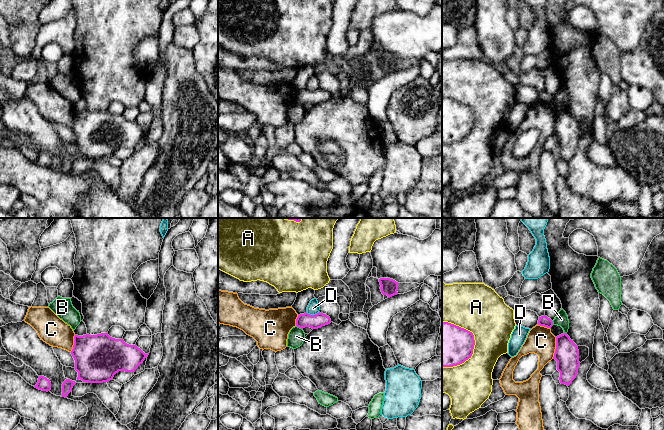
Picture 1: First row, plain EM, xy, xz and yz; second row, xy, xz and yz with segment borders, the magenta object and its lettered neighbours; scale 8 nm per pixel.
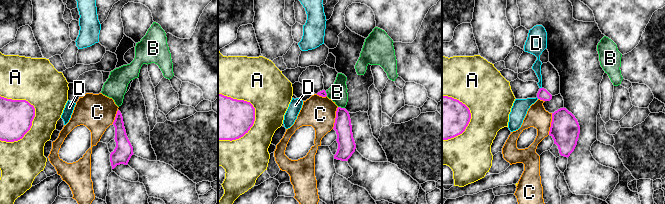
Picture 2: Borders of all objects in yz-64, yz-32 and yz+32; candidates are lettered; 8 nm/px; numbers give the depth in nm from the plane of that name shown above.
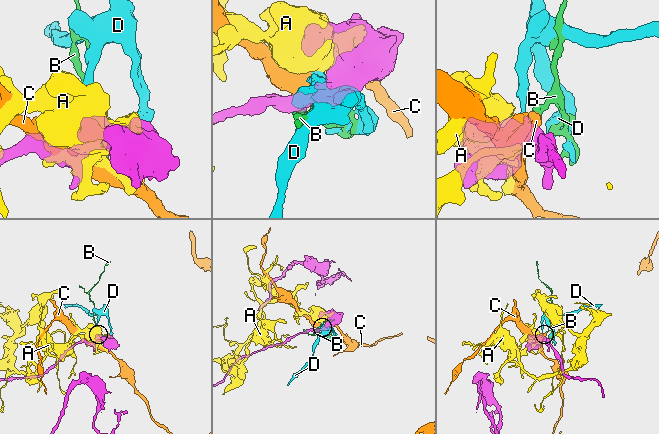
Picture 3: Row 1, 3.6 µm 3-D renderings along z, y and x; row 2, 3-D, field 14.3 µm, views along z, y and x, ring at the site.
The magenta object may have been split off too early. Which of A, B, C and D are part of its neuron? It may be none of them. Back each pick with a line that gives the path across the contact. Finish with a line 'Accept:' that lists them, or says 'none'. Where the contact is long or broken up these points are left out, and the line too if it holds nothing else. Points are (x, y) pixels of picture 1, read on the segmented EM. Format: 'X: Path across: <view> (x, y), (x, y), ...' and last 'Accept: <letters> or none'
Accept: none

